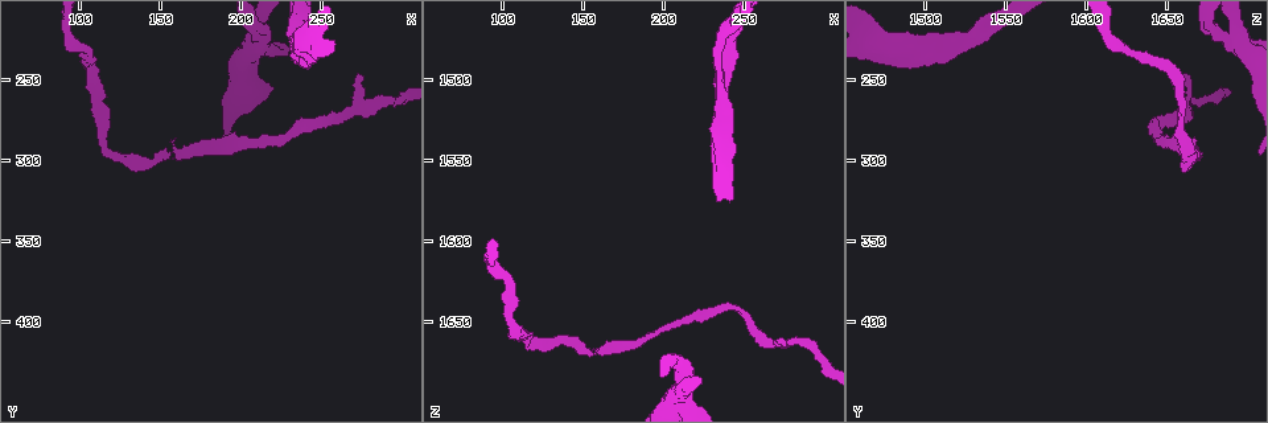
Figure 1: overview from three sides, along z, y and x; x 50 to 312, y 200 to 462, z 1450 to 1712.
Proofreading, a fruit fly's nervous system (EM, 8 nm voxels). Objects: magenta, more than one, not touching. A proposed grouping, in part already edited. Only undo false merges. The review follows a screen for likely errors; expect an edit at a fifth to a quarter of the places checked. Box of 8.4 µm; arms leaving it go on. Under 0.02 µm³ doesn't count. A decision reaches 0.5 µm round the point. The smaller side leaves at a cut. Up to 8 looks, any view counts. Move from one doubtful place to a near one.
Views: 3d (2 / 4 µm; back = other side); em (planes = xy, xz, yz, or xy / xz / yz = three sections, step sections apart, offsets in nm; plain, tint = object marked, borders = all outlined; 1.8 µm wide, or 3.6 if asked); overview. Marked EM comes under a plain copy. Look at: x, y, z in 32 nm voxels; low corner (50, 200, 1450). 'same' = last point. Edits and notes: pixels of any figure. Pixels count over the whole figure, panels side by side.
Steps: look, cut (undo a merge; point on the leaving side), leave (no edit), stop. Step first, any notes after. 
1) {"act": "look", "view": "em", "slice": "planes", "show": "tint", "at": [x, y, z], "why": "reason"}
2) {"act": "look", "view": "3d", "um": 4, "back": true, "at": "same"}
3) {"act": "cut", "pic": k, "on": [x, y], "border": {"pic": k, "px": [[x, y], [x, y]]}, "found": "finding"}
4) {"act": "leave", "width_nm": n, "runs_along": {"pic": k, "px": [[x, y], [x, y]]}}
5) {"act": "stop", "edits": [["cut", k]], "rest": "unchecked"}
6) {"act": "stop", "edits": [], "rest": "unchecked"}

{"act": "look", "view": "em", "slice": "yz", "step": 8, "show": "tint", "at": [160, 298, 1670]}

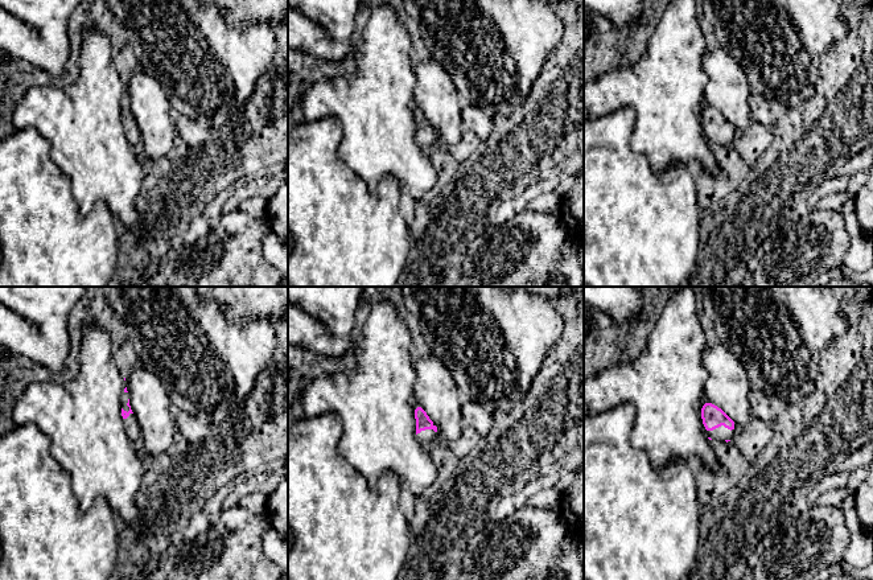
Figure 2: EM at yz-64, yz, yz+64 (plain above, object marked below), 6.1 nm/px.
{"act": "look", "view": "em", "slice": "planes", "show": "tint", "at": "same", "why": "cut it another way"}

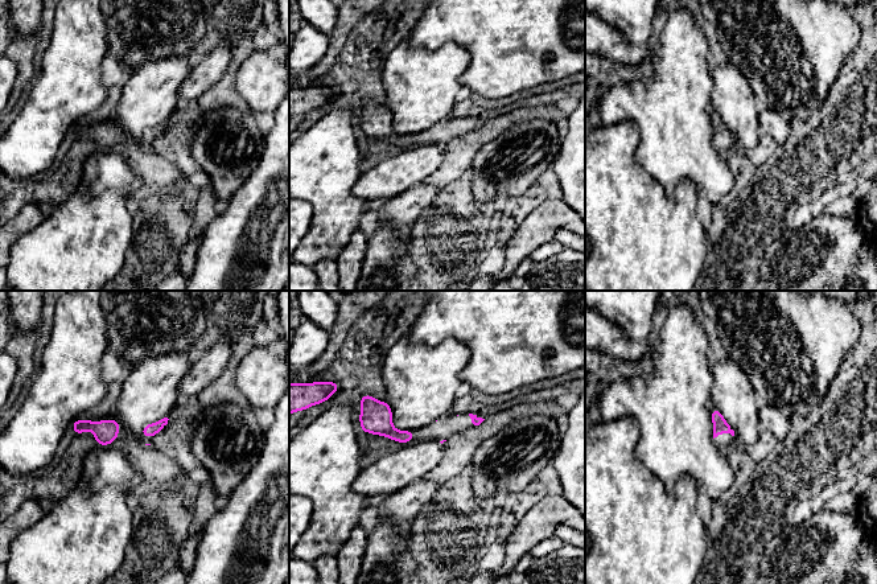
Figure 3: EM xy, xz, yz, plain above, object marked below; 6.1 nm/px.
{"act": "leave", "width_nm": 20, "found": "one neuron here"}

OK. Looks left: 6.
{"act": "look", "view": "3d", "um": 2, "at": [108, 258, 1658], "why": "thick turns thin"}

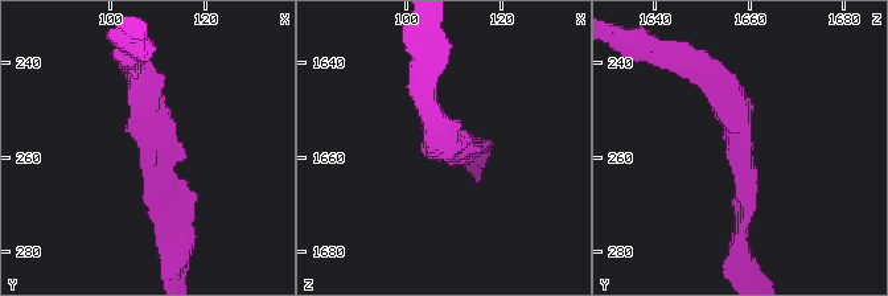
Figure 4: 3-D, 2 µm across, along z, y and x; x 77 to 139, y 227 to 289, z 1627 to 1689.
{"act": "look", "view": "em", "slice": "yz", "step": 16, "show": "tint", "at": [110, 257, 1657]}

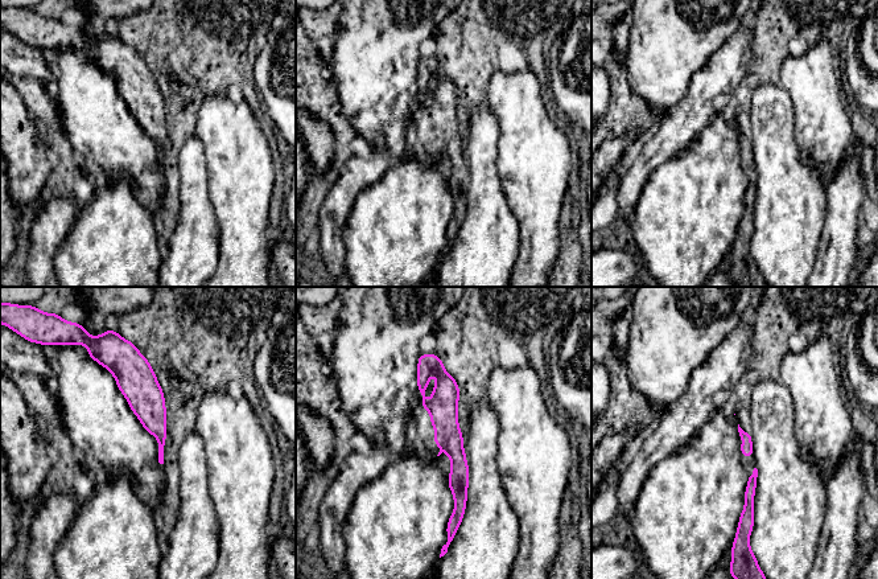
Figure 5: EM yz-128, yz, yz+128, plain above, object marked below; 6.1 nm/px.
{"act": "leave", "runs_along": {"pic": 5, "px": [[429, 357], [444, 380], [458, 513]]}, "found": "all the same neuron"}

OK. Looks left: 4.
{"act": "look", "view": "em", "um": 3.6, "slice": "yz", "step": 4, "show": "tint", "at": [234, 234, 1496], "why": "arms run side by side"}

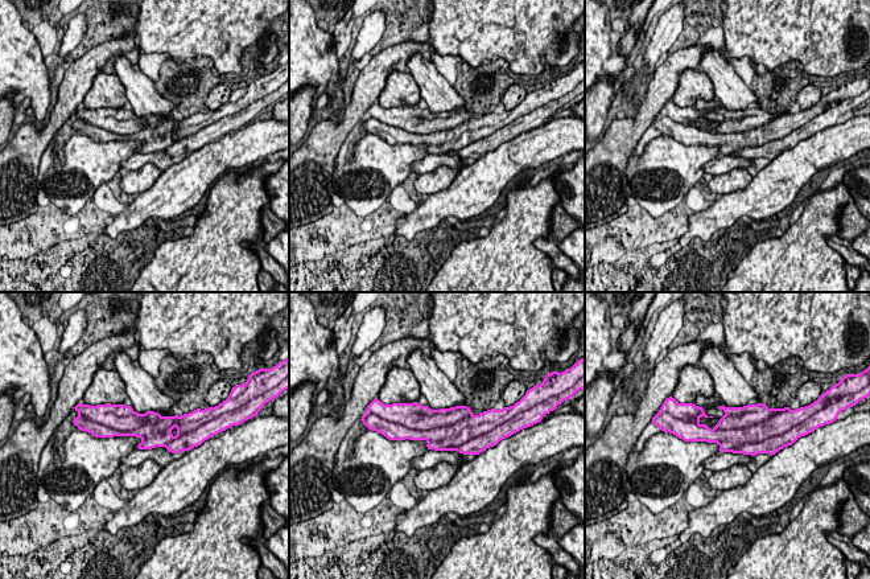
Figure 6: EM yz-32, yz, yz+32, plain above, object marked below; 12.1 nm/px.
{"act": "look", "view": "em", "um": 3.6, "slice": "planes", "show": "borders", "at": "same", "why": "another direction"}

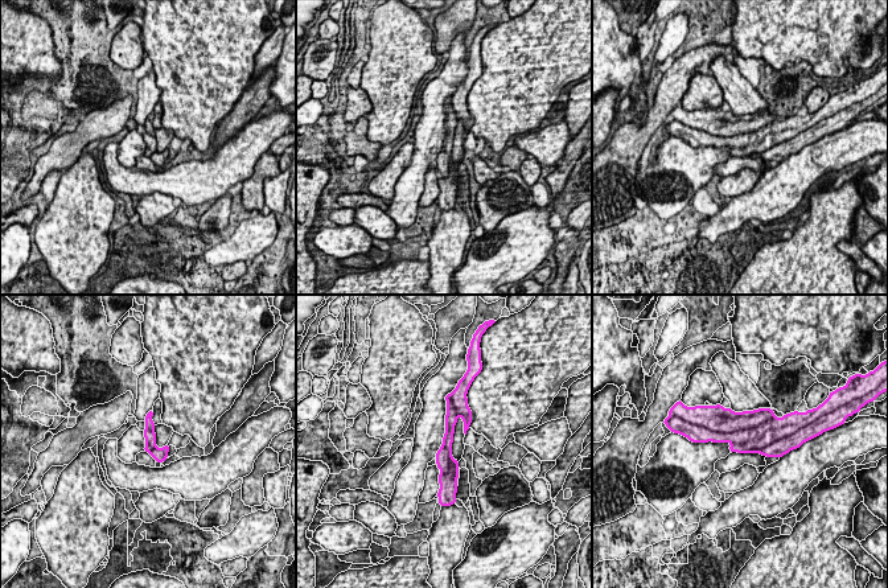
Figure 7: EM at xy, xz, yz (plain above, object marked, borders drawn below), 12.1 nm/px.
{"act": "leave", "width_nm": 160, "runs_along": {"pic": 7, "px": [[452, 406], [443, 481]]}, "found": "one neuron here"}

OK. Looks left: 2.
{"act": "look", "view": "em", "slice": "xy", "step": 4, "show": "tint", "at": [242, 274, 1642], "why": "sharp bend"}

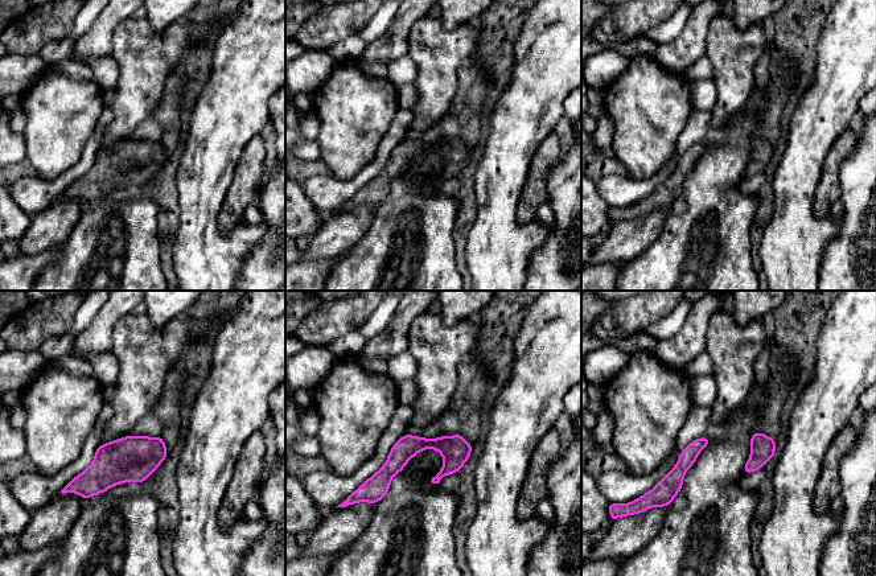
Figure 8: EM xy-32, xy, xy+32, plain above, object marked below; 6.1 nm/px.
{"act": "look", "view": "em", "slice": "planes", "show": "borders", "at": "same", "why": "cut it another way"}

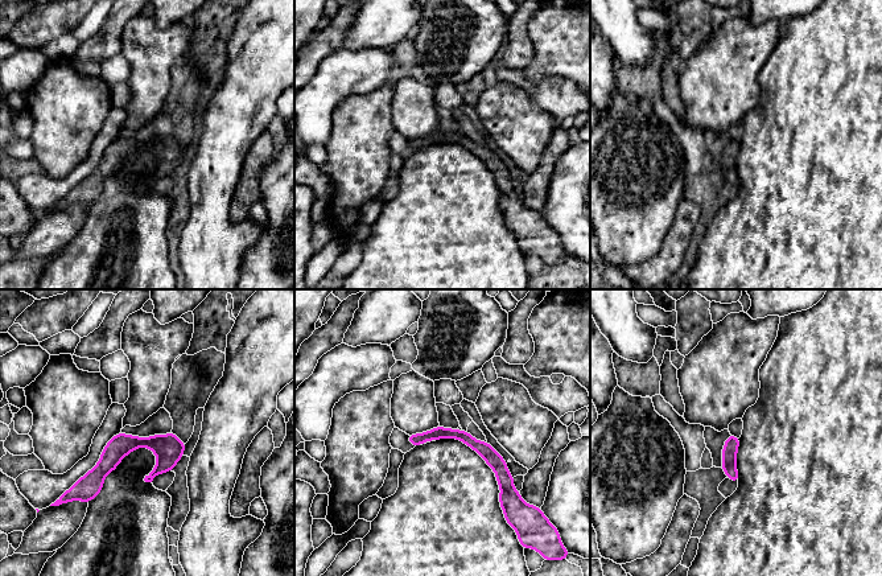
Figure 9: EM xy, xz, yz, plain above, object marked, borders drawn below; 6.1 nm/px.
{"act": "leave", "runs_along": {"pic": 9, "px": [[411, 437], [462, 435], [498, 464], [503, 488]]}, "found": "continuous, no second neuron"}

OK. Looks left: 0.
{"act": "stop", "edits": [], "rest": "unchecked"}

